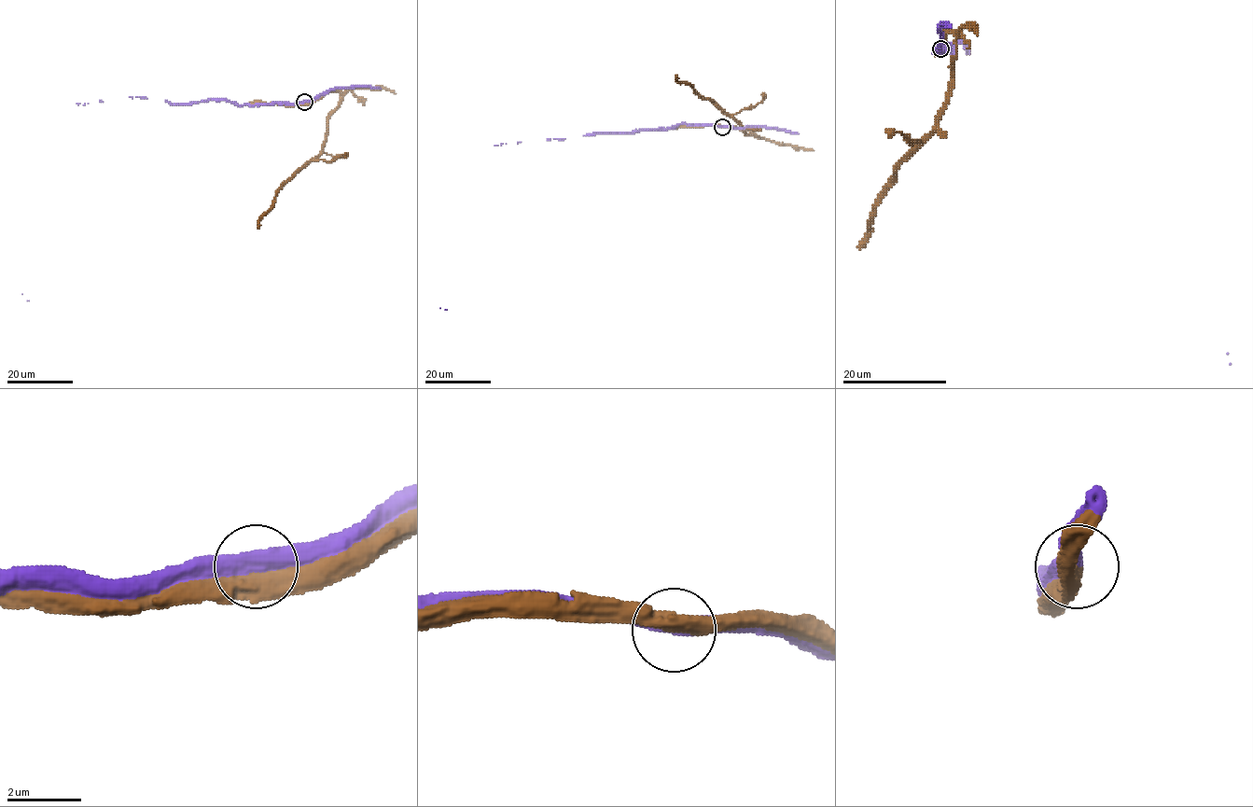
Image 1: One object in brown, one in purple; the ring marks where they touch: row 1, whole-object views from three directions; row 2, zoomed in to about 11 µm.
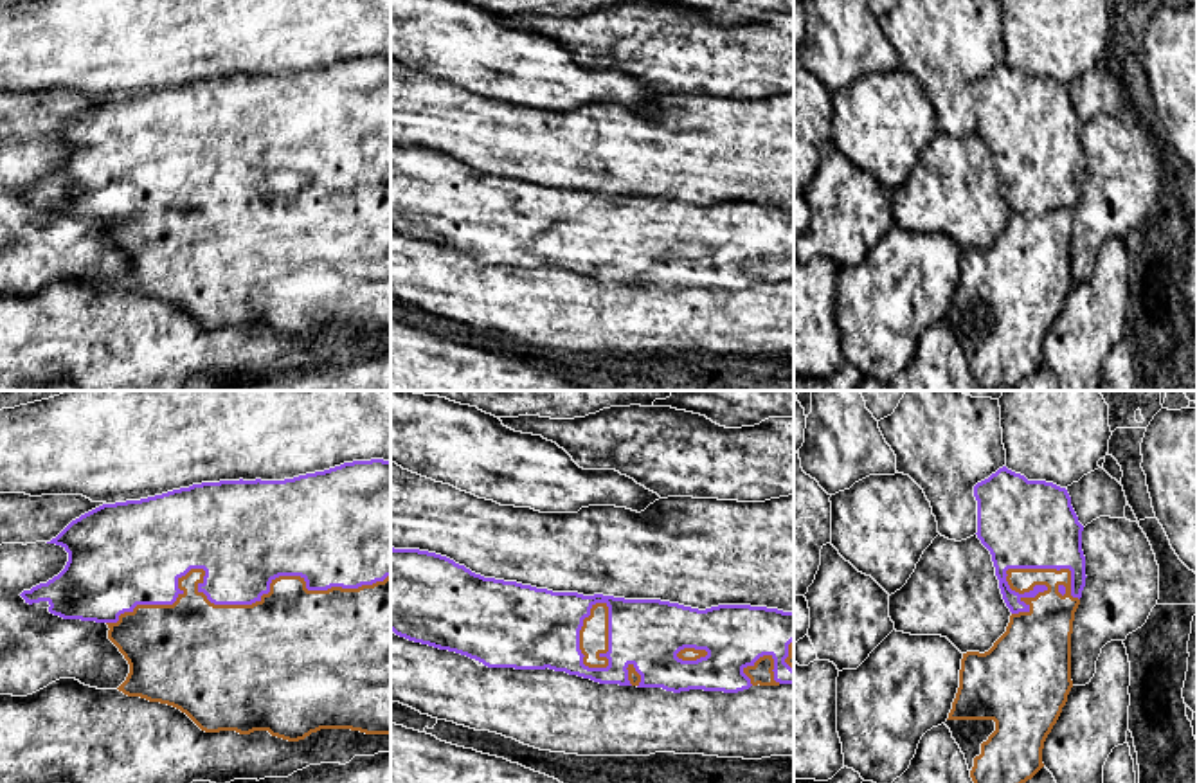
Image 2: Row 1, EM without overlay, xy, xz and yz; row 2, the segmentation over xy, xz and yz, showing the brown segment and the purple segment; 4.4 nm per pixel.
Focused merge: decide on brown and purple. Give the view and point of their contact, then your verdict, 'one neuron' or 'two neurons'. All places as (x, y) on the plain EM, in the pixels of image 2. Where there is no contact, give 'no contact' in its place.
meets brown in xy at (231, 202); two neurons

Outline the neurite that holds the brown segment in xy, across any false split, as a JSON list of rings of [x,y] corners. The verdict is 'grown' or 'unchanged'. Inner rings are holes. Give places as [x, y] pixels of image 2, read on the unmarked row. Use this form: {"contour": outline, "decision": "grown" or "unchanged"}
{"contour": [[[191,166],[178,175],[182,187],[173,202],[137,202],[131,209],[119,212],[117,220],[108,221],[108,236],[119,245],[130,261],[126,277],[117,284],[128,293],[140,293],[149,299],[173,302],[185,310],[202,328],[220,329],[236,328],[250,331],[268,328],[272,333],[299,338],[320,326],[351,326],[365,331],[391,331],[391,173],[373,182],[358,185],[331,184],[328,187],[308,187],[301,173],[279,173],[272,176],[270,189],[252,202],[214,202],[198,182],[203,180],[205,167]]], "decision": "unchanged"}

